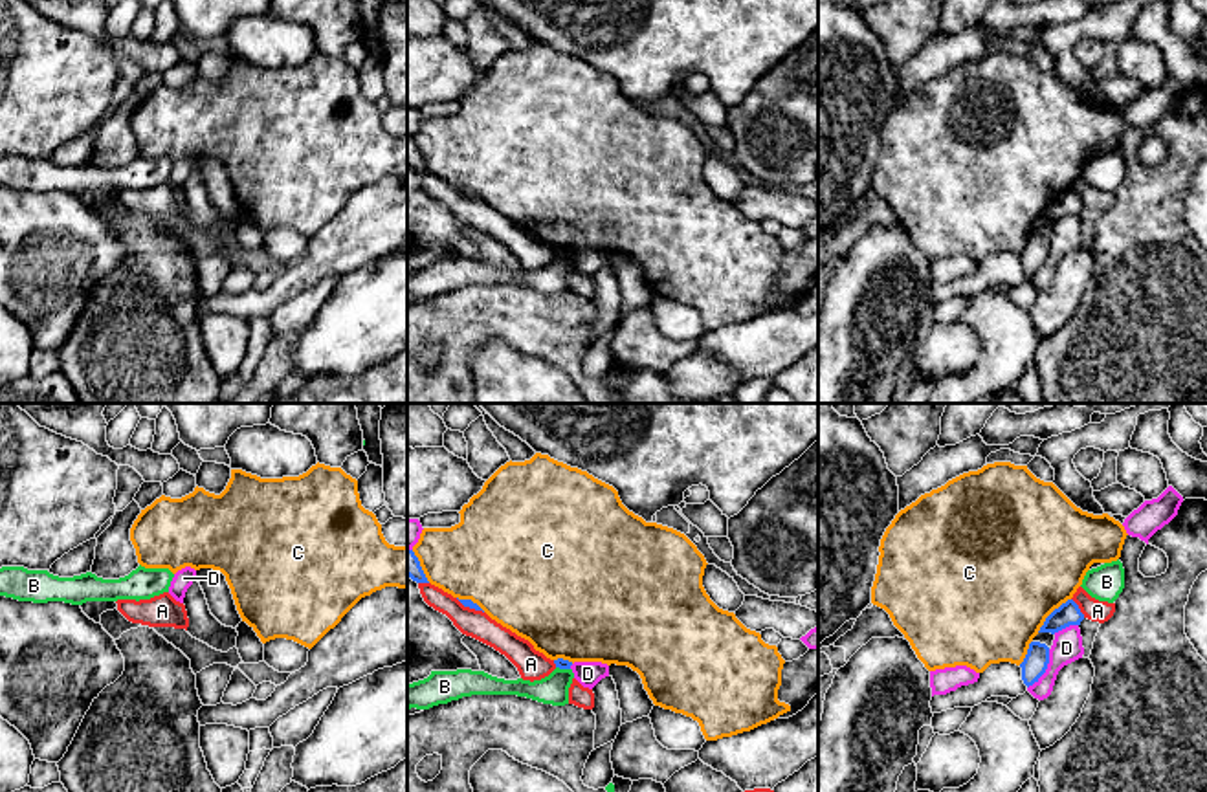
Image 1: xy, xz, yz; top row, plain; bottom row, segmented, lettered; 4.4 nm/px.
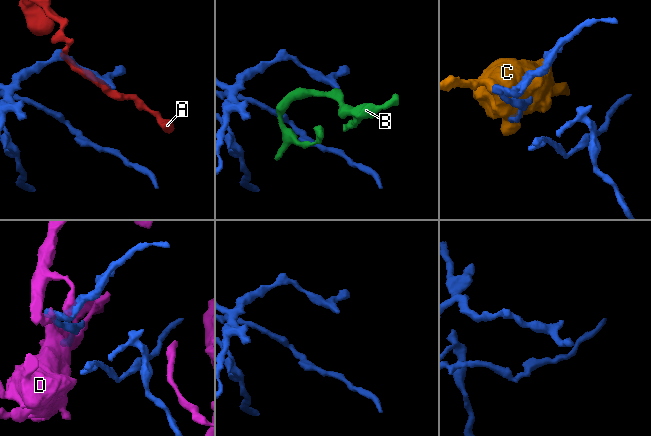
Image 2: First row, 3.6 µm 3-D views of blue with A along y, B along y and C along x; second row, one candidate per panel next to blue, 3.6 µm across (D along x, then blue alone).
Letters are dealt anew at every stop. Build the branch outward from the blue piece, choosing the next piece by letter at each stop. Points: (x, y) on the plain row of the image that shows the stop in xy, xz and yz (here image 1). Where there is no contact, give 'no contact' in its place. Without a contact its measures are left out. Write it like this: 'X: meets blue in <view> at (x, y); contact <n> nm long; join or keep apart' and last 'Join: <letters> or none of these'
A: meets blue in yz at (1077, 197); contact 110 nm long; keep apart
B: meets blue in xz at (564, 257); contact 70 nm long; keep apart
C: meets blue in yz at (1051, 202); contact 220 nm long; keep apart
D: meets blue in yz at (1046, 257); contact 200 nm long; keep apart
Join: none of these

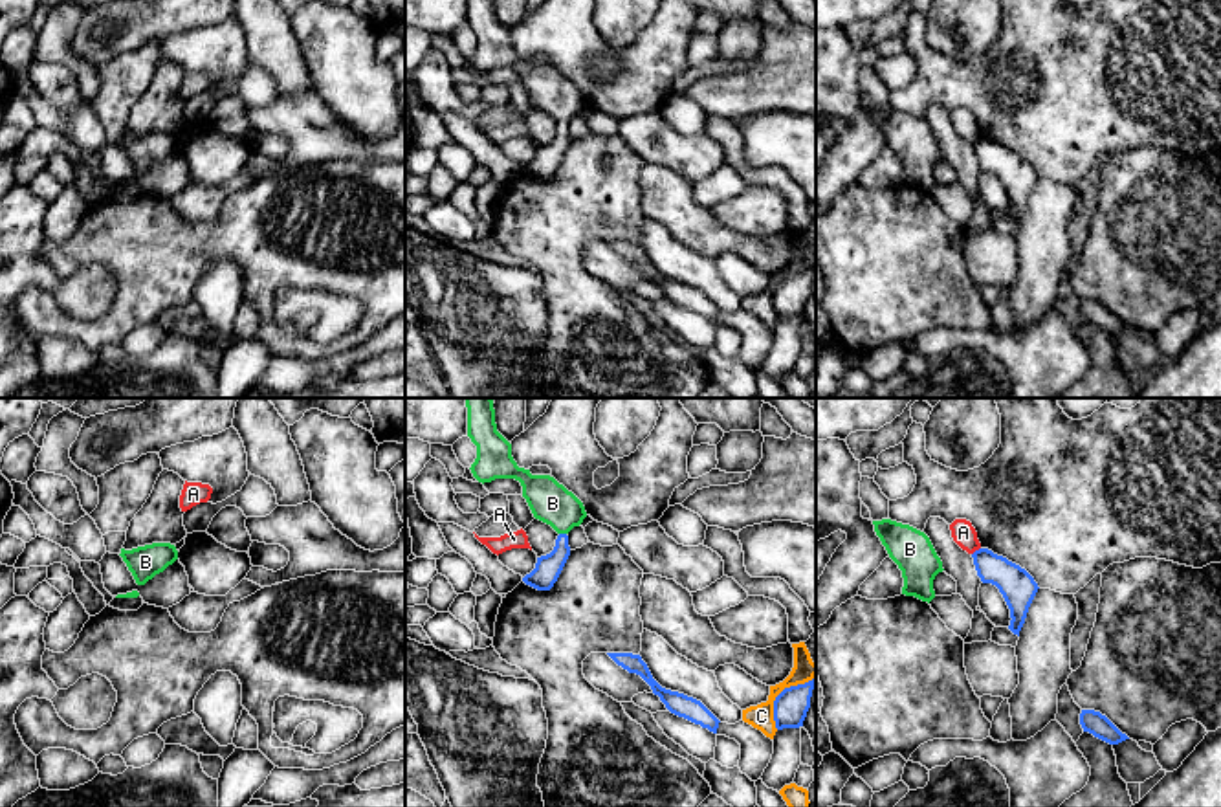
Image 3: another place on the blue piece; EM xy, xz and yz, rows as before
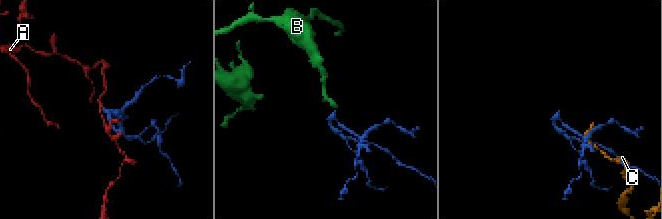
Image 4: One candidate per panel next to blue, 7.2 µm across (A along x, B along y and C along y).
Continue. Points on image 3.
A: meets blue in yz at (976, 140); contact 50 nm long; keep apart
B: meets blue in xz at (563, 123); contact 30 nm long; join
C: meets blue in xz at (780, 283); contact 300 nm long; keep apart
Join: B

